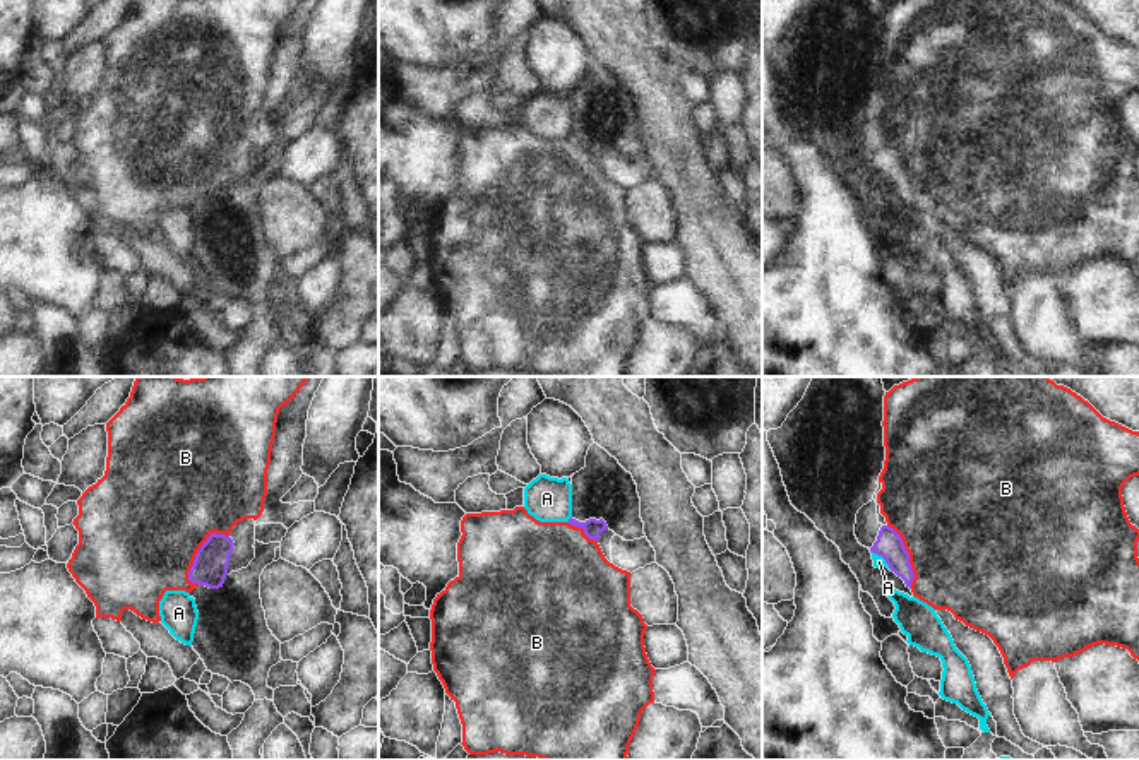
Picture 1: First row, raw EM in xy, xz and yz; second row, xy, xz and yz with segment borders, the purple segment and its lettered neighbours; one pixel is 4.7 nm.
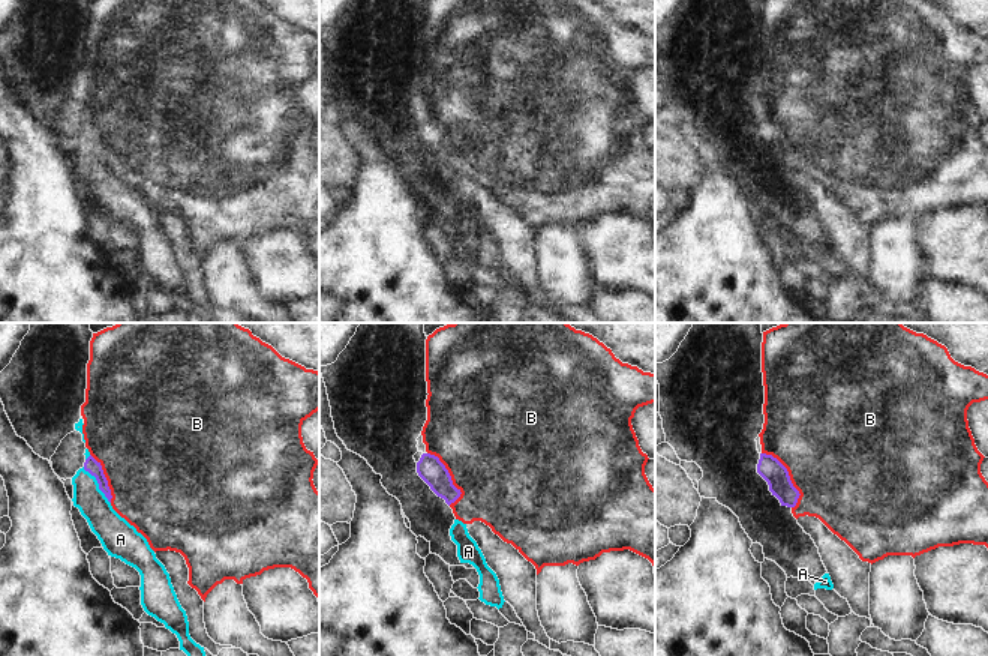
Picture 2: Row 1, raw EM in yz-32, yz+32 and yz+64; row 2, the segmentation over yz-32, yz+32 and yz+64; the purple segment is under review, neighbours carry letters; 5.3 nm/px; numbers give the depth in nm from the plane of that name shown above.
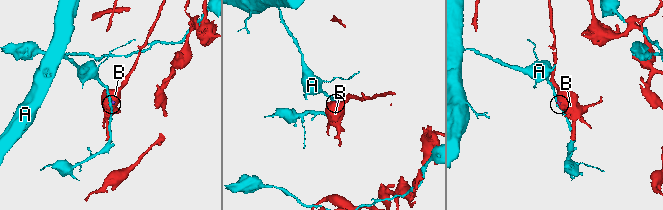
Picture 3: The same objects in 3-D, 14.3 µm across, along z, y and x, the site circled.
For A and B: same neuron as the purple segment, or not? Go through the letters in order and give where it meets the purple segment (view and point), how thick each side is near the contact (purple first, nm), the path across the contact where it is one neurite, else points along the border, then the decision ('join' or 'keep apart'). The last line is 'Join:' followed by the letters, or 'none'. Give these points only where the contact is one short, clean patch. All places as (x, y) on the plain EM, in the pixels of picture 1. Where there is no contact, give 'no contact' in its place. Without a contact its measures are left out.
A: meets purple in yz at (882, 173); 130 nm thick on the purple side, 50 nm on the other; border along yz (870, 166), (893, 187); keep apart
B: meets purple in xy at (197, 168); 170 nm thick on the purple side, 500 nm on the other; runs through xy (209, 185), (197, 168), (178, 156), (156, 134); join
Join: B

